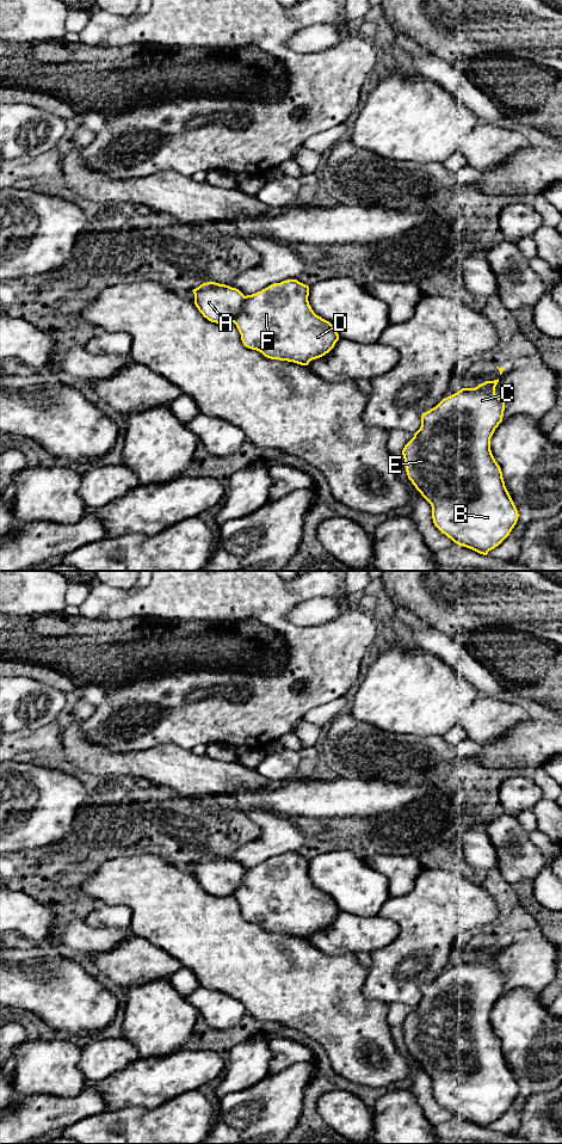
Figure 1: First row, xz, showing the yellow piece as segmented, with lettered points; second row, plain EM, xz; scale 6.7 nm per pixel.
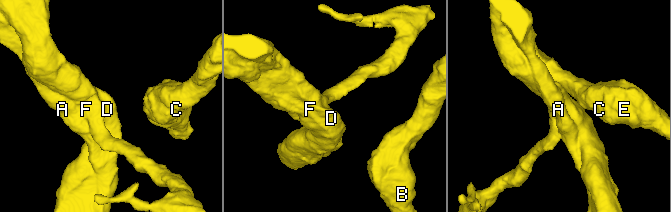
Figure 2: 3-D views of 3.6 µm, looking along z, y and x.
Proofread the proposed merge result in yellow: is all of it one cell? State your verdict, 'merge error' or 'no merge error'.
no merge error

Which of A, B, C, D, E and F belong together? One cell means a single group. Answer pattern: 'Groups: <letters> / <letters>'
Groups: A B C D E F

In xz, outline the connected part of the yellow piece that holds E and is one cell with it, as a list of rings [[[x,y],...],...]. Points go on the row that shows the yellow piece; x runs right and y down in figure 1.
[[[499,379],[475,388],[462,388],[422,413],[420,429],[402,450],[408,479],[431,504],[434,525],[455,543],[483,555],[509,535],[519,517],[505,486],[501,468],[490,450],[490,438],[502,422],[505,411],[505,400],[495,394],[498,382]]]

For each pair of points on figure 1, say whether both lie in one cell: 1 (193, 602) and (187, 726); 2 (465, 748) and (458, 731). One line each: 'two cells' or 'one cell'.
1: one cell
2: two cells

